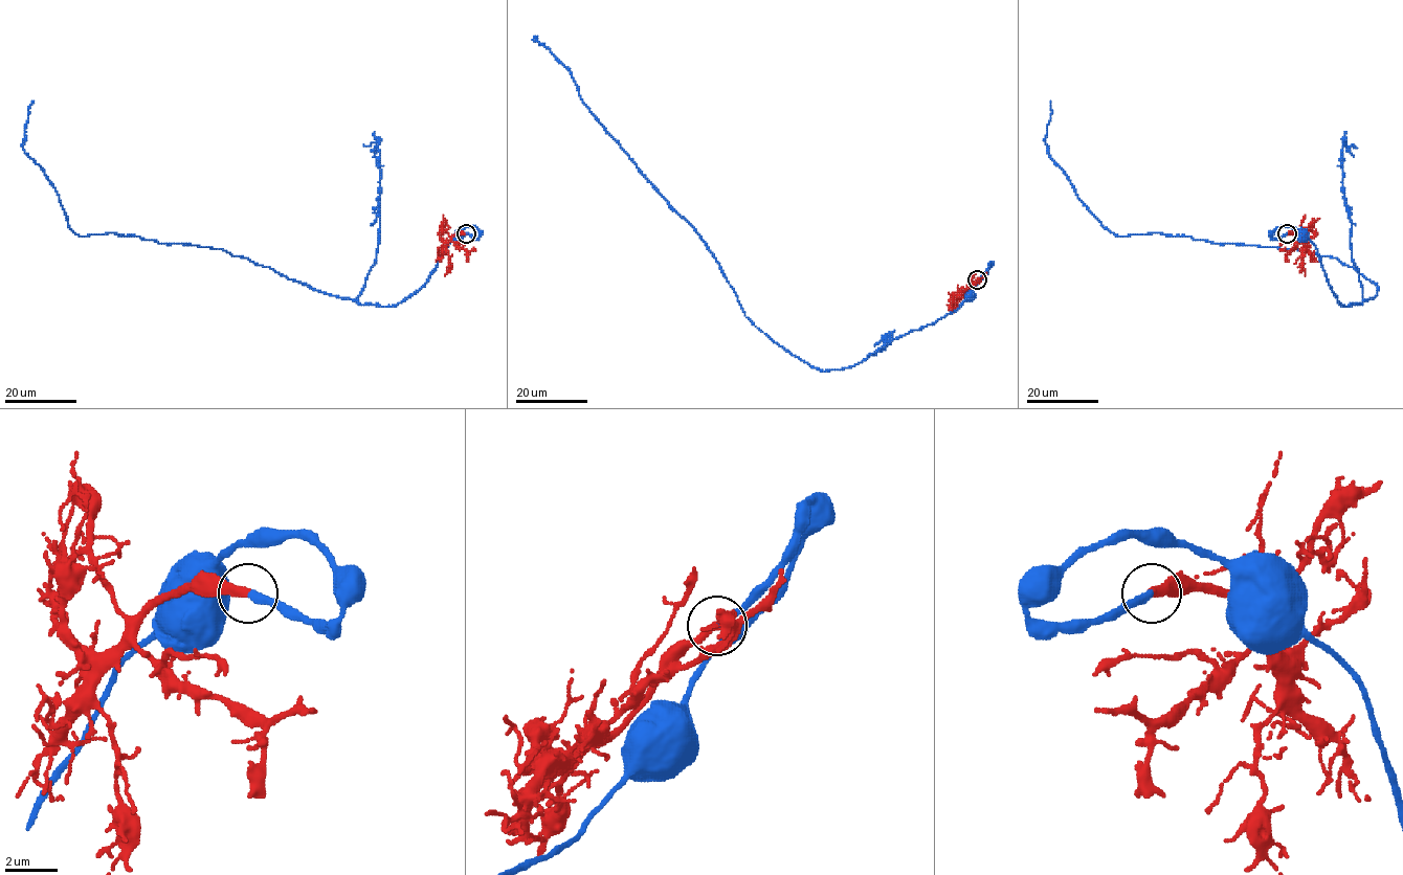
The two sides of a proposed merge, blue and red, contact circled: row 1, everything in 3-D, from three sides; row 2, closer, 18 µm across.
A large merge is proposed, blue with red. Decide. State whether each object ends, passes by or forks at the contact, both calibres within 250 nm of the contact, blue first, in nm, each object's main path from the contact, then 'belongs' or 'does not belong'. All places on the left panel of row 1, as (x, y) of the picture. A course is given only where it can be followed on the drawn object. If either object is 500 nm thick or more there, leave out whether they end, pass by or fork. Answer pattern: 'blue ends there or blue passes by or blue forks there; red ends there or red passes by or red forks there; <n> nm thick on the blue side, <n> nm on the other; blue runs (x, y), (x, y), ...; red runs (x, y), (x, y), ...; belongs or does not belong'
blue ends there; red ends there; 320 nm thick on the blue side, 340 nm on the other; blue runs (467, 233), (480, 231), (460, 229), (422, 286), (383, 306), (222, 249), (76, 234), (24, 151), (32, 101); red runs (467, 233), (457, 232), (446, 246), (448, 270), (444, 275); belongs

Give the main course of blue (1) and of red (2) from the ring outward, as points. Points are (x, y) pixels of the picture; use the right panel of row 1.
1: (1287, 233), (1270, 237), (1298, 229), (1341, 305), (1377, 294), (1313, 252), (1114, 234), (1050, 156), (1050, 101)
2: (1287, 233), (1298, 232), (1301, 237), (1305, 275)

